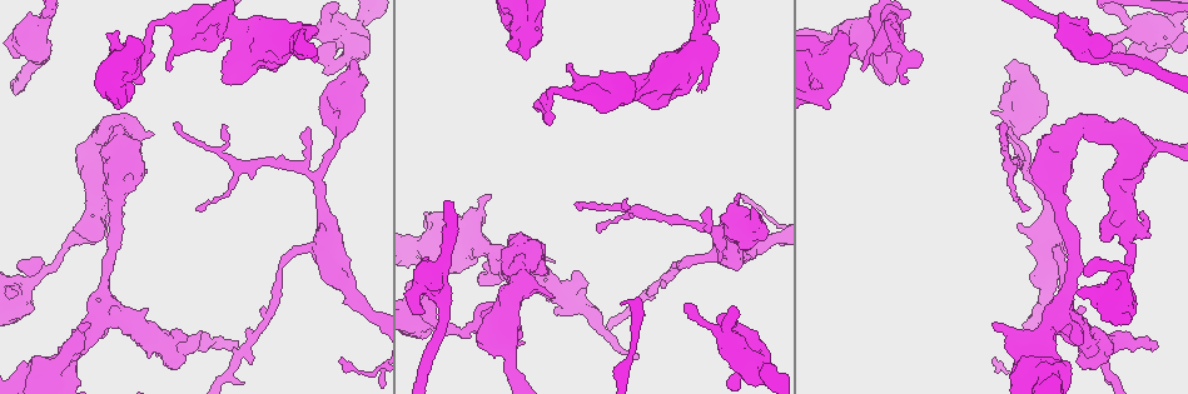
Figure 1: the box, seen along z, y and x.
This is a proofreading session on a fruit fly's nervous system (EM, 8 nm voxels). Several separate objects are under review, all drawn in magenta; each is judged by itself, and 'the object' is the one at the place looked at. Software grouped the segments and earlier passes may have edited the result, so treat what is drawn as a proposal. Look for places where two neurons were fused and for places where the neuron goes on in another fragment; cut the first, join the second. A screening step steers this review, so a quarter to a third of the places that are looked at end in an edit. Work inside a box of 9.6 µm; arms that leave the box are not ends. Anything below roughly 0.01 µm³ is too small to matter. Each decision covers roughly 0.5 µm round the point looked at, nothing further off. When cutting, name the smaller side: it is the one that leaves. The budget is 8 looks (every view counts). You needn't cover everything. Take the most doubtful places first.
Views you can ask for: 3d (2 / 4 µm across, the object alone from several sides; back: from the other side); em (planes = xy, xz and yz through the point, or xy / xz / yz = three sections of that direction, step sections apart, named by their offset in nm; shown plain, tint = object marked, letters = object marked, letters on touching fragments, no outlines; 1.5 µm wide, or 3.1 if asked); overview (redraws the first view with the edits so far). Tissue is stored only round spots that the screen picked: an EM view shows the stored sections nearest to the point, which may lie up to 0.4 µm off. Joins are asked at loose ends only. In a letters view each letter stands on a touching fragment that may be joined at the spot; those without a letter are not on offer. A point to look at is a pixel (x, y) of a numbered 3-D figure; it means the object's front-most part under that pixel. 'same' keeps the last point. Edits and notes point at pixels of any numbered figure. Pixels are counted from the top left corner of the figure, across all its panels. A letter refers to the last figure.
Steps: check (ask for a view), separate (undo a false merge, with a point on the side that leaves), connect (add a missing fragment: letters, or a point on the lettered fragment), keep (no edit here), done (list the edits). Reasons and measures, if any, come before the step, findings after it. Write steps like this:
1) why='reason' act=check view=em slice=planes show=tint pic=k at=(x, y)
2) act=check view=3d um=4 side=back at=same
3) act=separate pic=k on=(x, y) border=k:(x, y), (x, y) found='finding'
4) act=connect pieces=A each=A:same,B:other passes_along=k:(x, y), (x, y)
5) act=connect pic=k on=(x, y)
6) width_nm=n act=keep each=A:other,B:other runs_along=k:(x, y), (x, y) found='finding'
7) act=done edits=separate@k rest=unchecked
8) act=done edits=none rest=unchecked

why='an open end' act=check view=em slice=planes show=tint pic=1 at=(130, 96)

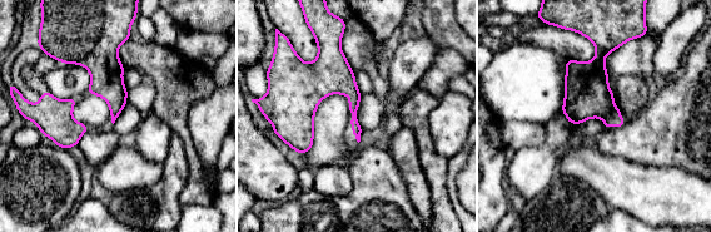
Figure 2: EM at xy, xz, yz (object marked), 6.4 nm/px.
act=check view=em slice=planes show=letters at=same

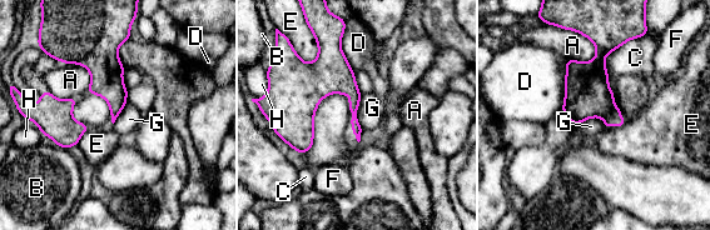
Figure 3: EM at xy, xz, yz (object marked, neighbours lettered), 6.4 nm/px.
act=keep each=A:other,B:other,C:other,D:other,E:other,F:other,G:other,H:other found='no lettered fragment goes on from it'

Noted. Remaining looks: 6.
why='branch stops here' act=check view=em slice=xz step=4 show=letters pic=1 at=(698, 90)

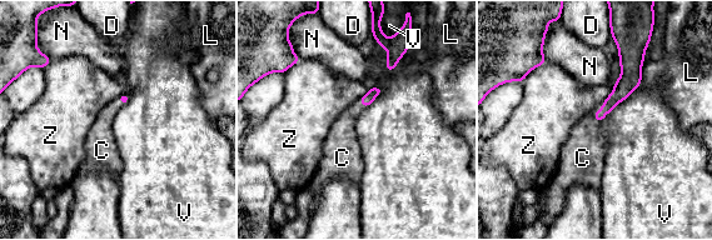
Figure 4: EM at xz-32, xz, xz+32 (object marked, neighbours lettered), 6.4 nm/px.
act=connect pieces=C each=C:same,D:other,L:other,N:other,V:other,Z:other passes_along=4:(623, 86), (596, 113), (584, 148) found='it goes on there'

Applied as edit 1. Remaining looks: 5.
why='branch stops here' act=check view=em slice=xz step=4 show=tint pic=1 at=(339, 361)

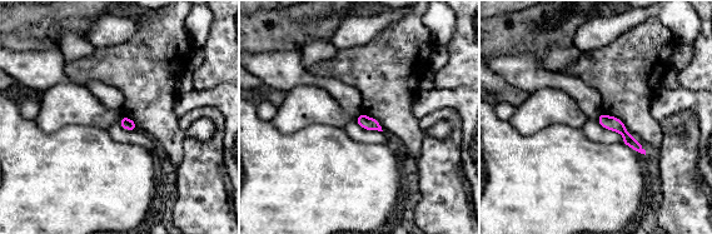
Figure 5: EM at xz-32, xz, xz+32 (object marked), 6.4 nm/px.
act=check view=em slice=planes show=letters at=same

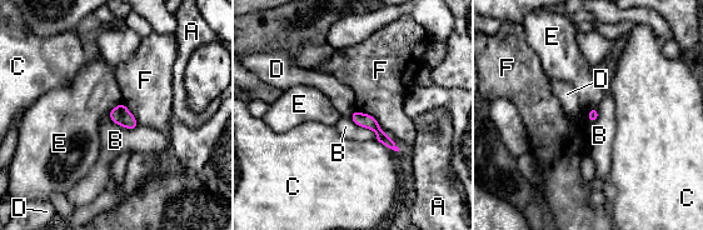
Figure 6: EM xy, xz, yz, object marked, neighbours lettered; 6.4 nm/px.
act=keep each=A:other,B:other,C:other,D:other,E:other,F:other border=6:(108, 113), (116, 124), (138, 128) found='none of them fits'

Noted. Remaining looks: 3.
act=done edits=connect@4 rest=unchecked

